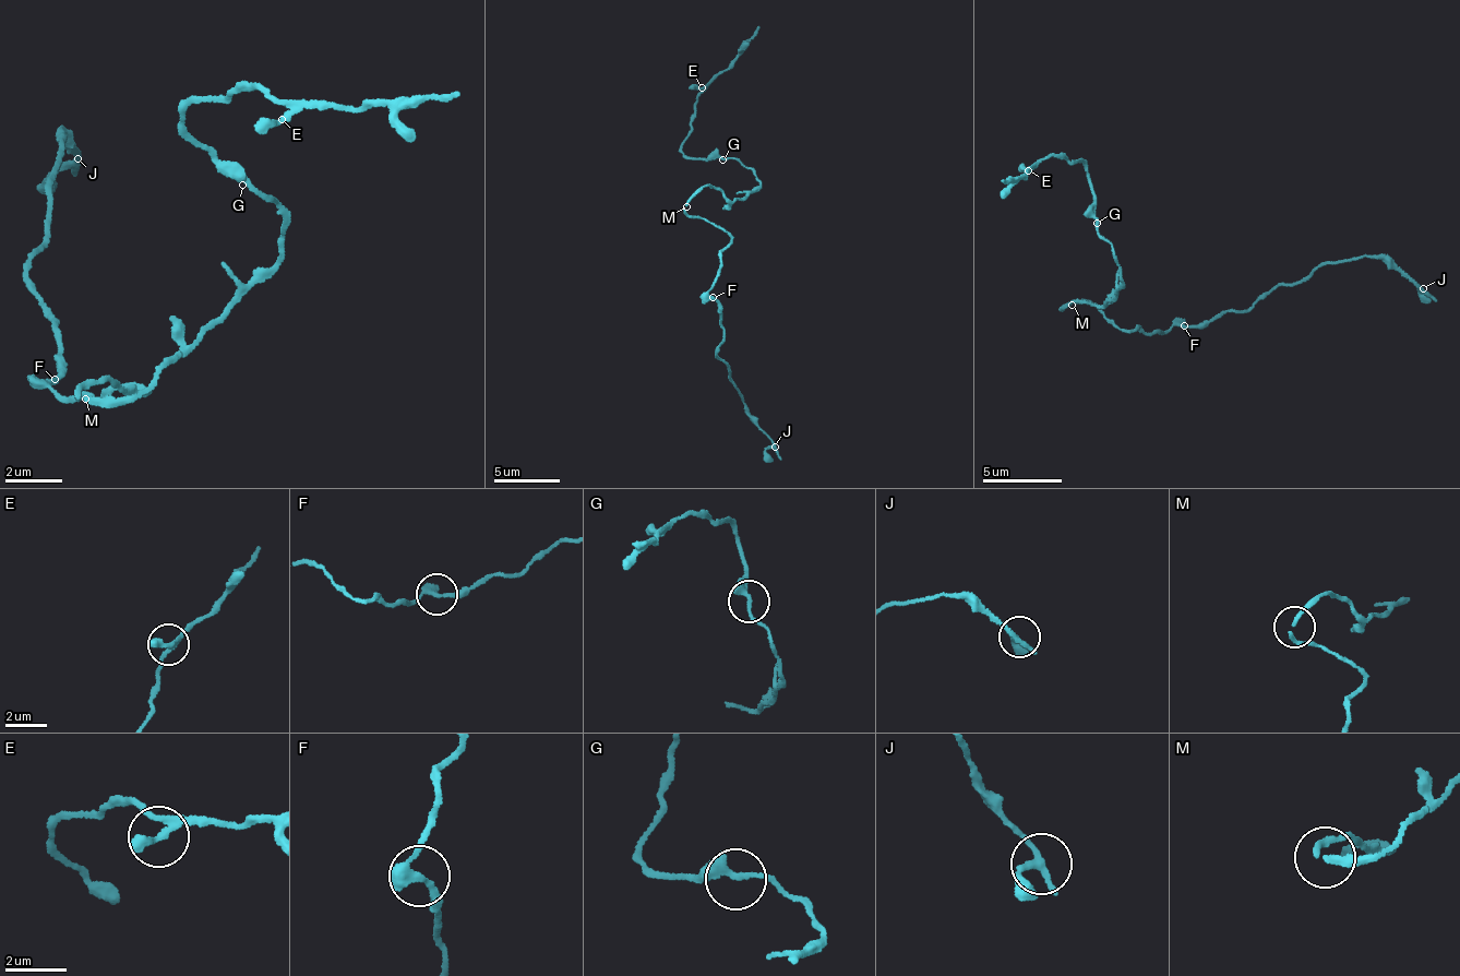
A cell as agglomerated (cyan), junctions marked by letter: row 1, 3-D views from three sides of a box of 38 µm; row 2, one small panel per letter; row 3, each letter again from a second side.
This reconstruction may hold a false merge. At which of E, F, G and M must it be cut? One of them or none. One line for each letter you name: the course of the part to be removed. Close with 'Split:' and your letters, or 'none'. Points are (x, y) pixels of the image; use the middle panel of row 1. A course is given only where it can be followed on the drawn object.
Split: none

